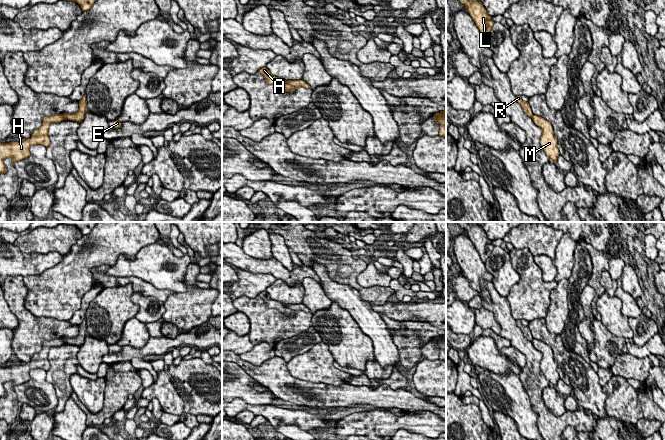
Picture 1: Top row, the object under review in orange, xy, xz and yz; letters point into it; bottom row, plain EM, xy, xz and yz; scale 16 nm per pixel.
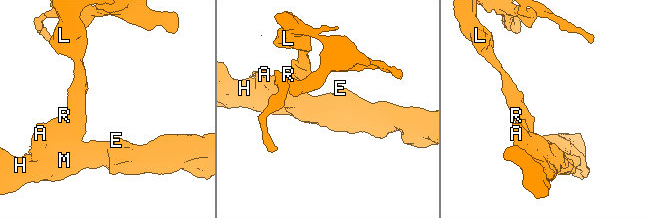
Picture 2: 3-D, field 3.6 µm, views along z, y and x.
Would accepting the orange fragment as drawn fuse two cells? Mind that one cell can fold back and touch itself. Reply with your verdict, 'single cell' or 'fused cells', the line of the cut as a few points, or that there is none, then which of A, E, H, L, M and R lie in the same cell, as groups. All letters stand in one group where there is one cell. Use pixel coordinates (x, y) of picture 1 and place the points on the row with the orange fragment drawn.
fused cells; cut in xz along (283, 81), (294, 86); A E H M / L R

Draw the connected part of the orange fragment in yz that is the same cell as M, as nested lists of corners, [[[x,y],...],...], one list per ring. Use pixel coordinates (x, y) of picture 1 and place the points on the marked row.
[[[533,115],[531,118],[533,122],[542,129],[542,135],[540,139],[542,148],[544,149],[546,155],[550,158],[550,161],[556,163],[560,152],[557,148],[557,139],[554,136],[551,123],[537,115]]]

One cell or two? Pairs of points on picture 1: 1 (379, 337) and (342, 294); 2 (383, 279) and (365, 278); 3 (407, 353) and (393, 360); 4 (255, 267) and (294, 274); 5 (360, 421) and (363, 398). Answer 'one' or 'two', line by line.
1: one
2: one
3: two
4: one
5: two

